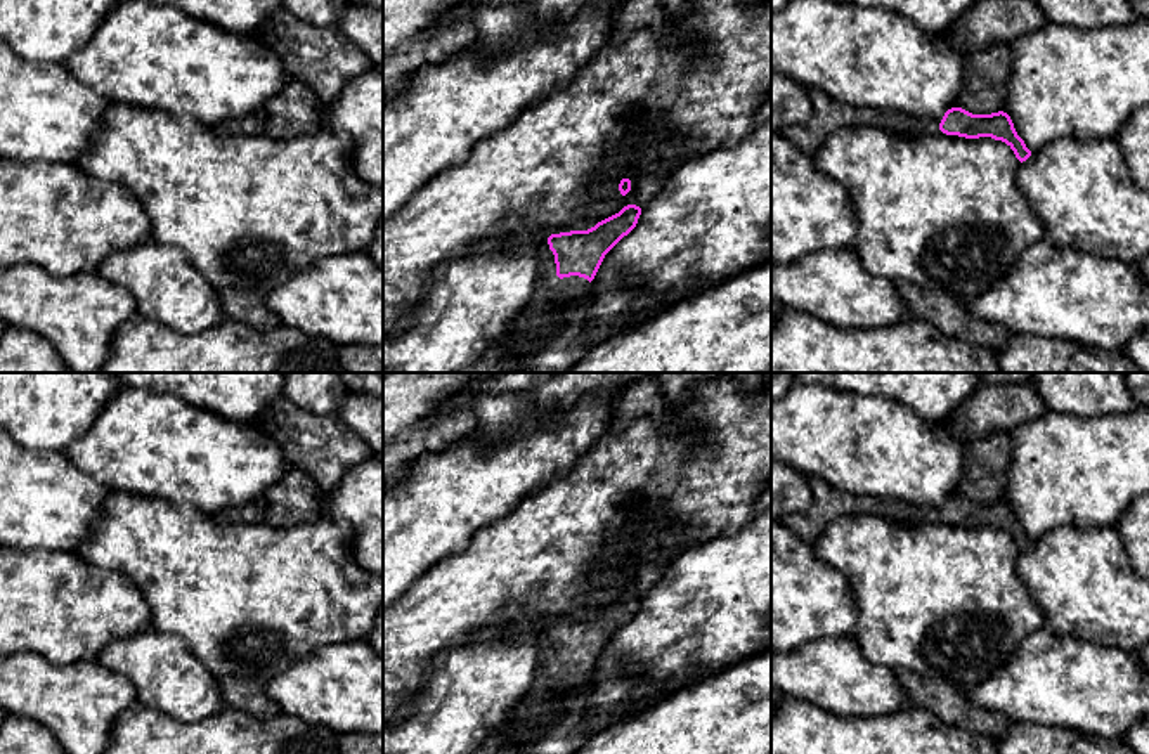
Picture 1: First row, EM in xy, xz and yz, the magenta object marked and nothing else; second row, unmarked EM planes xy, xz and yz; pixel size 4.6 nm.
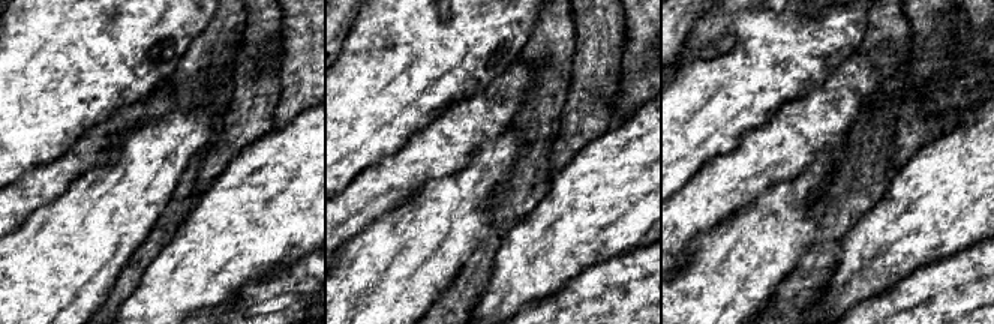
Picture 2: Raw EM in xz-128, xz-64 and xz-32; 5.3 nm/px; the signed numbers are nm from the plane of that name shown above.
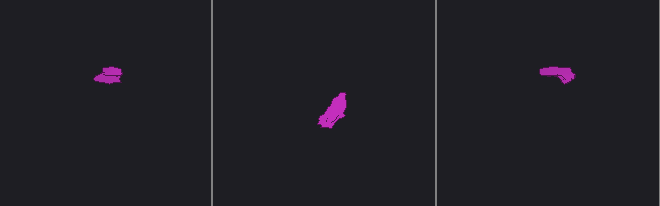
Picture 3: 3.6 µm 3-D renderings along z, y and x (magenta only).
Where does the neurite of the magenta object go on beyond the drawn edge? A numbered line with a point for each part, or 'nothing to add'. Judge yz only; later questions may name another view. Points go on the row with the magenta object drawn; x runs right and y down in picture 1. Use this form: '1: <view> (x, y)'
1: yz (829, 115)

